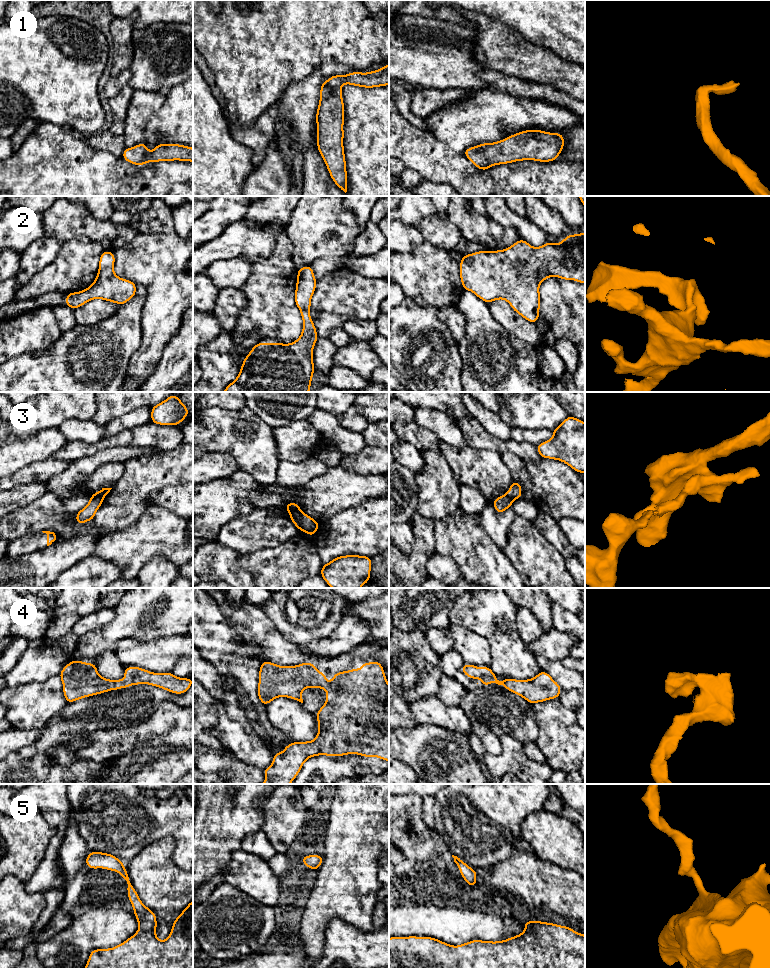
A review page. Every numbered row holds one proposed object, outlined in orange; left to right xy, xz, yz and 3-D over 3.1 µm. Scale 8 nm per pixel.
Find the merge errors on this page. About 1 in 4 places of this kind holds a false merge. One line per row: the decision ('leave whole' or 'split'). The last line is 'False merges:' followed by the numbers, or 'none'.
1: leave whole
2: leave whole
3: split
4: leave whole
5: leave whole
False merges: 3

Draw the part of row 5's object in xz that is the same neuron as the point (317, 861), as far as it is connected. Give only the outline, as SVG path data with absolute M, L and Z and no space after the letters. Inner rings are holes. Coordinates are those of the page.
M306 855L301 858L301 861L305 866L314 871L322 865L323 855Z

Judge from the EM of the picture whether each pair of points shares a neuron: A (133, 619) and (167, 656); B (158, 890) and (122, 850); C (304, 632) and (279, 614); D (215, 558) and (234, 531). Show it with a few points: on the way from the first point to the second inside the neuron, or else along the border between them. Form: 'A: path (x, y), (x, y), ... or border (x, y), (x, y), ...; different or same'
A: border (175, 635), (150, 640), (133, 640), (129, 638); different
B: border (148, 844), (125, 863); different
C: path (297, 628), (284, 621); same
D: border (214, 541), (233, 549), (240, 556); different

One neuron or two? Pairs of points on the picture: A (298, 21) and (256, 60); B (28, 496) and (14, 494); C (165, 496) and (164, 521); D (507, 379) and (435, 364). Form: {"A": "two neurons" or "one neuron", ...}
{"A": "one neuron", "B": "one neuron", "C": "two neurons", "D": "two neurons"}

